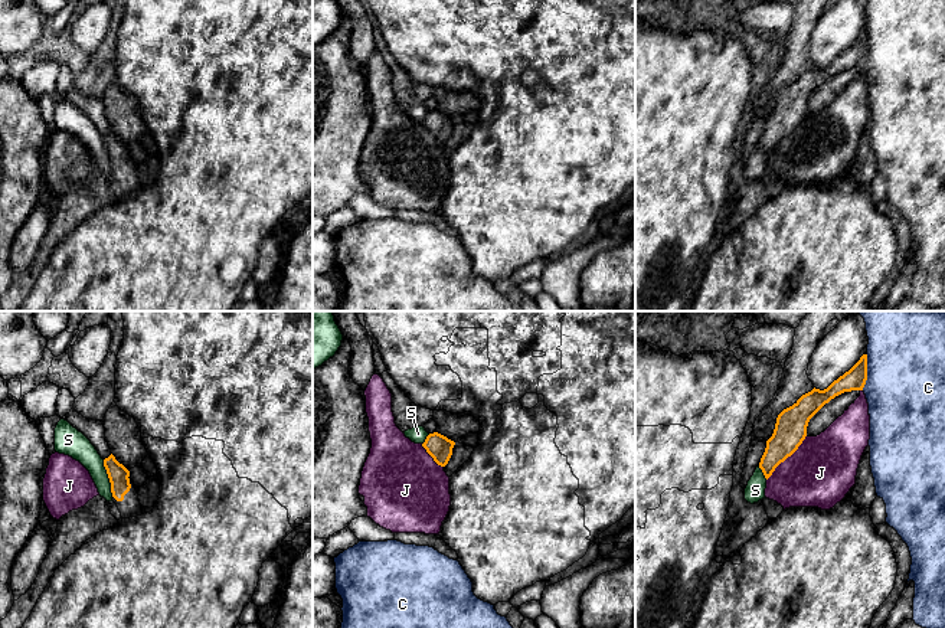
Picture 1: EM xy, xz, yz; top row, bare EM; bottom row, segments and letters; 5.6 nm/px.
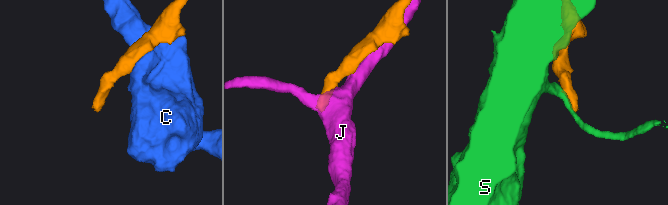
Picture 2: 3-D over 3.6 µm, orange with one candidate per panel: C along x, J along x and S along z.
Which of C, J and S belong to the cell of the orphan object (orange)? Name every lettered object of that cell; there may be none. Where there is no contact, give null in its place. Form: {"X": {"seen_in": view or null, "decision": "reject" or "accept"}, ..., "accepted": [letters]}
{"C": {"seen_in": "yz", "decision": "reject"}, "J": {"seen_in": "yz", "decision": "reject"}, "S": {"seen_in": "xy", "decision": "reject"}, "accepted": []}

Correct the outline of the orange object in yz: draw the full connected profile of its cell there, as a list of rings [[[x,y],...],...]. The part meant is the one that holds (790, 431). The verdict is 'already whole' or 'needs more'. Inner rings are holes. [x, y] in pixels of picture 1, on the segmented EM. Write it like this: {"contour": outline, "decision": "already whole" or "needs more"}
{"contour": [[[867,354],[843,376],[834,380],[827,389],[812,389],[802,395],[792,406],[784,409],[775,423],[772,436],[766,441],[765,452],[759,468],[768,480],[775,468],[791,457],[807,436],[810,419],[836,396],[863,390],[867,380]]], "decision": "already whole"}

